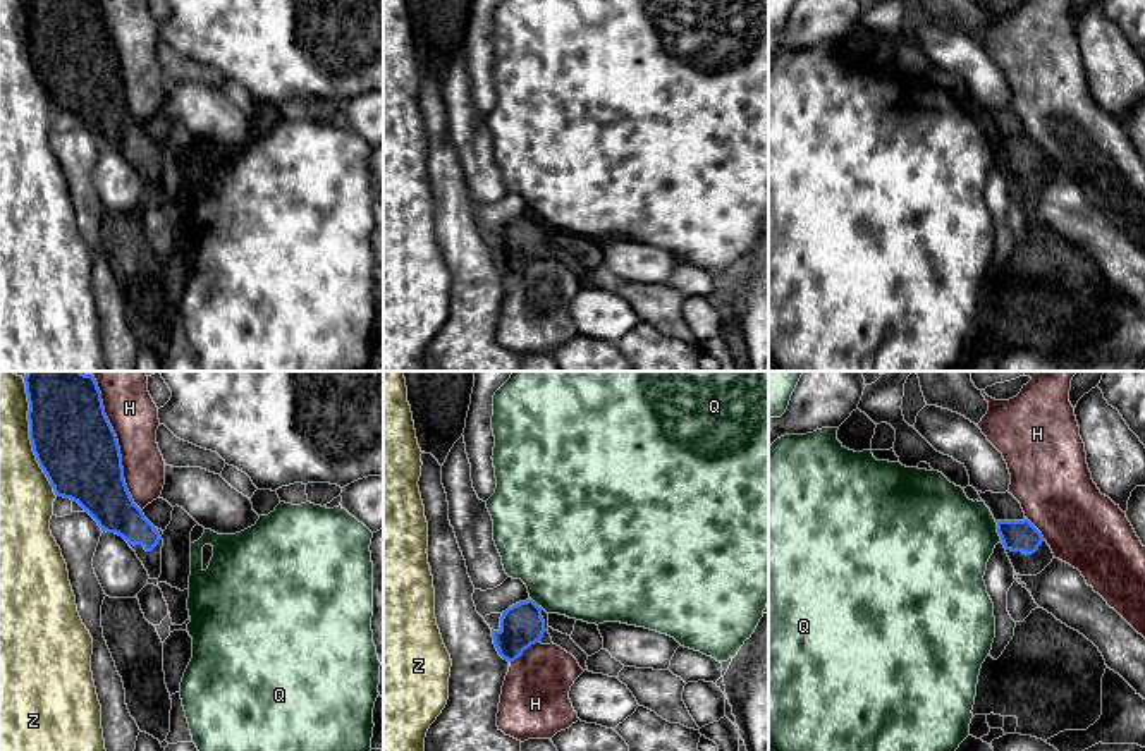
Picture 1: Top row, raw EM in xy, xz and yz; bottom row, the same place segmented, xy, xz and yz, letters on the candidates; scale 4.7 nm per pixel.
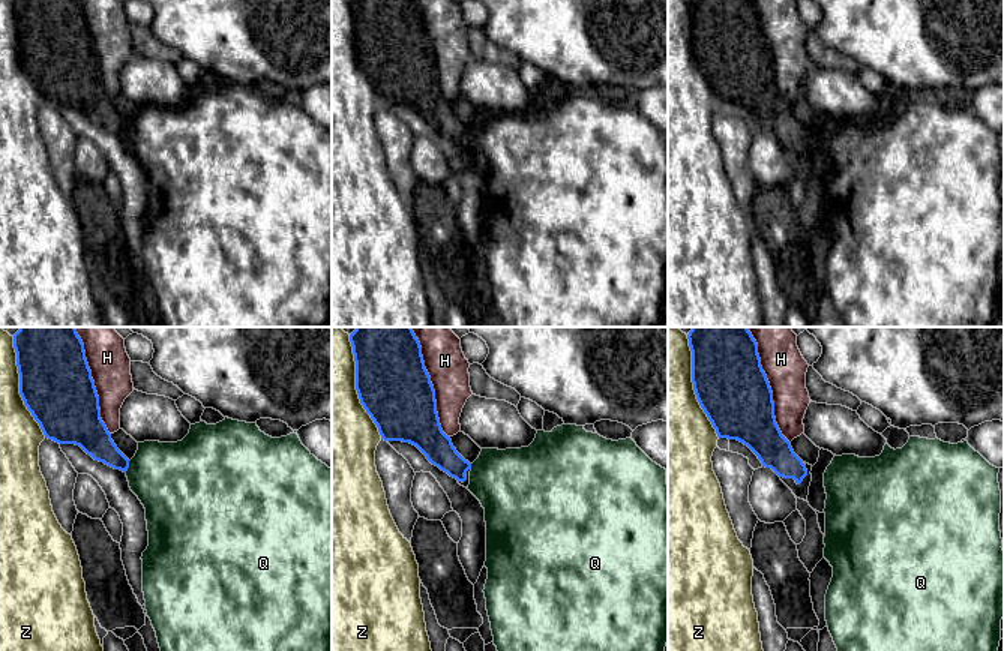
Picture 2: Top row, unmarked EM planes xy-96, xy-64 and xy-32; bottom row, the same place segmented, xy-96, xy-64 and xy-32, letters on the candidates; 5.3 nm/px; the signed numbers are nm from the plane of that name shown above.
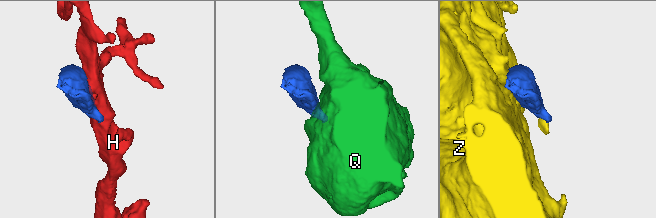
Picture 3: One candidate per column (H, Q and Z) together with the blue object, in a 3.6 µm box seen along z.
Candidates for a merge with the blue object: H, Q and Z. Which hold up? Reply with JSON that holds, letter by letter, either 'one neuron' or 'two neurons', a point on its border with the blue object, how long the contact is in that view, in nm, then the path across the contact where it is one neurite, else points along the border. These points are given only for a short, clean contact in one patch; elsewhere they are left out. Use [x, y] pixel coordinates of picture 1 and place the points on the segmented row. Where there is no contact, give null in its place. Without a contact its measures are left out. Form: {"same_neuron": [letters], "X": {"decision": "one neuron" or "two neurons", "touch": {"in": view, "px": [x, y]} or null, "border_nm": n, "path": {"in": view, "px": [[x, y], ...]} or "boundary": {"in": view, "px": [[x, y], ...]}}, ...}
{"same_neuron": [], "H": {"decision": "two neurons", "touch": {"in": "xy", "px": [117, 444]}, "border_nm": 700}, "Q": {"decision": "two neurons", "touch": {"in": "yz", "px": [998, 531]}, "border_nm": 100}, "Z": {"decision": "two neurons", "touch": {"in": "xy", "px": [30, 437]}, "border_nm": 600}}

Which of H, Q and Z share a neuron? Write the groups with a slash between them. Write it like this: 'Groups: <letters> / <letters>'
Groups: H / Q / Z

